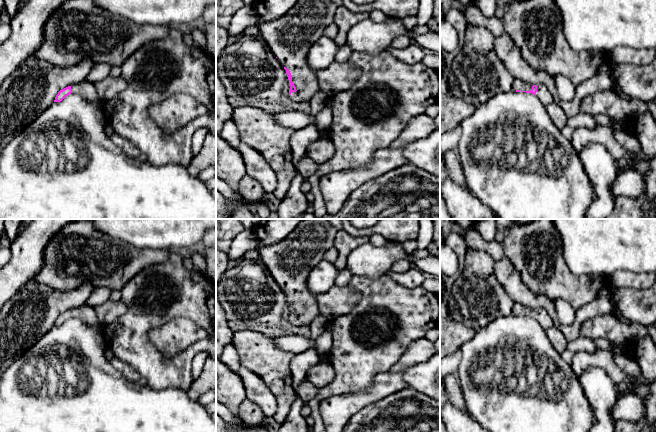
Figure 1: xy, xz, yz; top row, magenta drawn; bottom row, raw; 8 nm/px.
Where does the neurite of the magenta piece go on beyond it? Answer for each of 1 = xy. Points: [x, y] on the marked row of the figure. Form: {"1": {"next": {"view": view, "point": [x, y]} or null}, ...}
{"1": {"next": {"view": "xy", "point": [87, 90]}}}

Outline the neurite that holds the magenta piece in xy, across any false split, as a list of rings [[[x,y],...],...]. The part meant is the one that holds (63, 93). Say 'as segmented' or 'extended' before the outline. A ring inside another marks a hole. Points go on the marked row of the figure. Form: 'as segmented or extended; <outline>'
extended; [[[84,80],[78,84],[73,84],[60,90],[56,95],[54,102],[61,102],[66,96],[71,93],[78,94],[90,102],[99,101],[95,85],[88,82],[87,80]]]

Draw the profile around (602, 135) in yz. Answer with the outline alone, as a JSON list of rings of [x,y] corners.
[[[598,125],[595,129],[574,129],[570,141],[578,153],[589,144],[600,144],[609,151],[617,163],[627,154],[613,130],[602,125]]]

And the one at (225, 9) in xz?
[[[216,0],[216,26],[228,29],[231,19],[240,14],[242,0]]]

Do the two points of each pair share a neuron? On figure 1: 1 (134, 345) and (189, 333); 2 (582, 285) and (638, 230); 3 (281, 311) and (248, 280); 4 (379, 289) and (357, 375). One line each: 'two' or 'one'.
1: two
2: two
3: one
4: one

